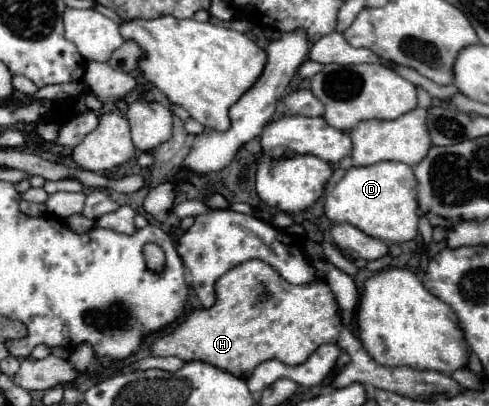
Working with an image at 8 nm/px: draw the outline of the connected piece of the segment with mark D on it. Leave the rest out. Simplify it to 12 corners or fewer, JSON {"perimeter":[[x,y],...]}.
{"perimeter":[[400,162],[352,166],[326,196],[332,222],[382,242],[418,232]]}

